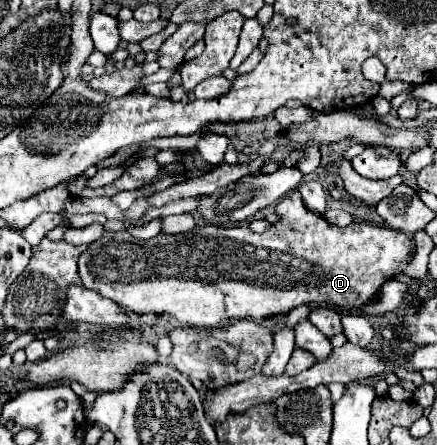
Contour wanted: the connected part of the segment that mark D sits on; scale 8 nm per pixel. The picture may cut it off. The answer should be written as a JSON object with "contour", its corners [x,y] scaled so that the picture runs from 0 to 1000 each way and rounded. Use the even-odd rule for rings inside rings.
{"contour":[[[682,427],[654,436],[654,445],[632,458],[632,481],[641,494],[600,526],[581,526],[568,512],[449,508],[430,526],[362,526],[339,544],[320,544],[302,535],[293,517],[243,521],[183,575],[178,611],[201,652],[261,674],[288,701],[384,706],[426,733],[503,737],[503,728],[522,733],[558,715],[600,724],[622,710],[650,710],[686,683],[746,683],[778,706],[828,706],[838,683],[865,674],[874,638],[924,616],[920,607],[943,580],[943,539],[915,517],[833,499],[805,499],[792,512],[760,508],[737,481],[709,476],[696,463]]]}

